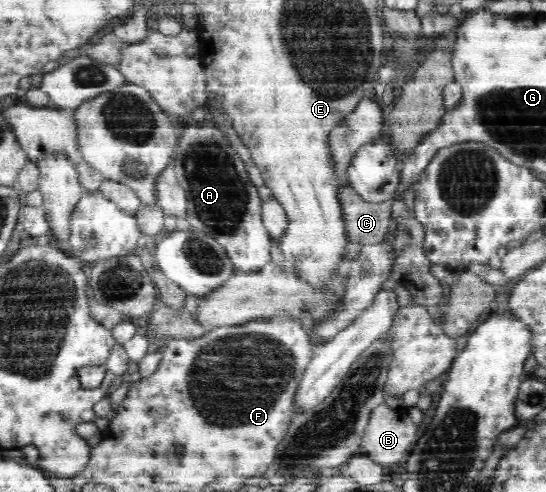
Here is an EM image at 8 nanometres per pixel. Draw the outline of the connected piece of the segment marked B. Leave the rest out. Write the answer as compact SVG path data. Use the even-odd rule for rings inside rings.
M382 403L374 408L370 414L370 420L368 426L366 426L364 436L362 436L359 450L370 452L368 456L374 462L382 464L382 466L396 464L402 458L406 458L406 455L409 453L410 446L413 445L413 440L416 438L417 428L418 425L409 416L402 416L402 414L398 413L397 409L392 409L385 403Z

